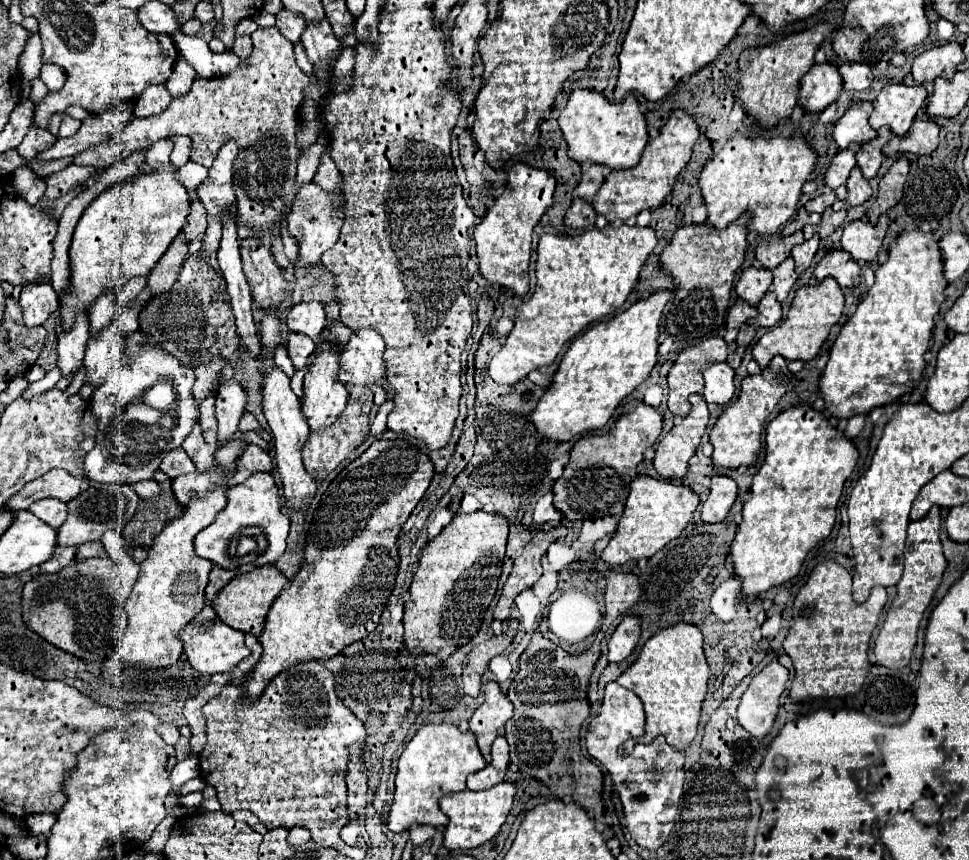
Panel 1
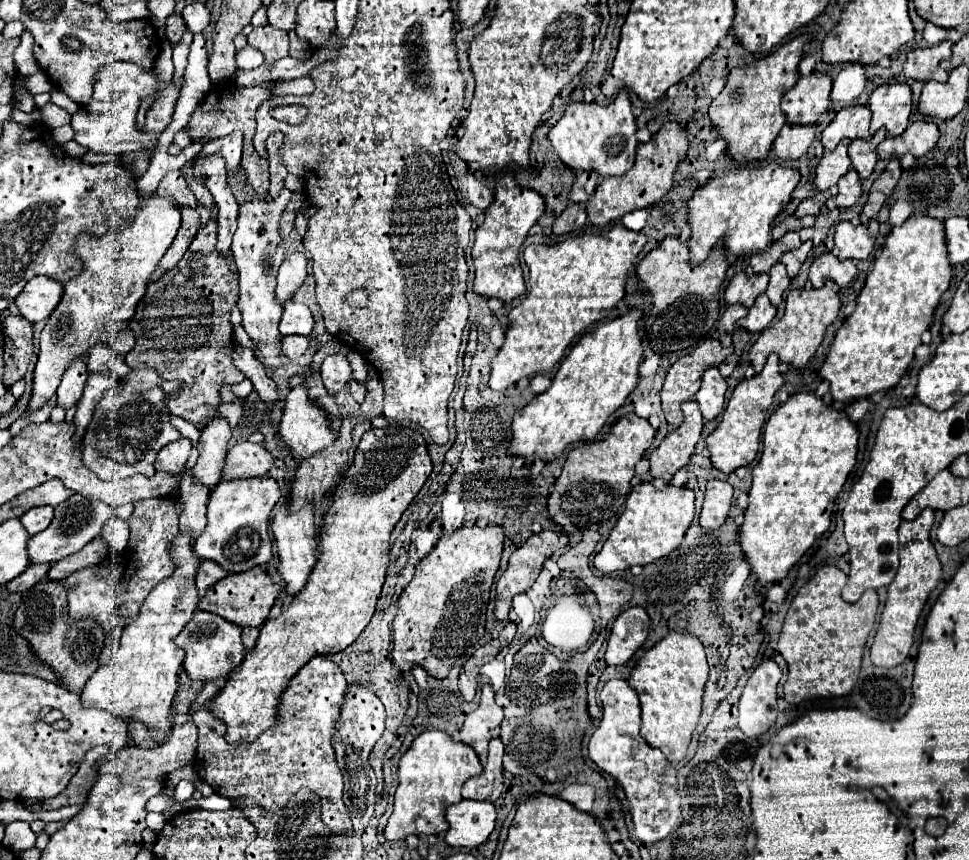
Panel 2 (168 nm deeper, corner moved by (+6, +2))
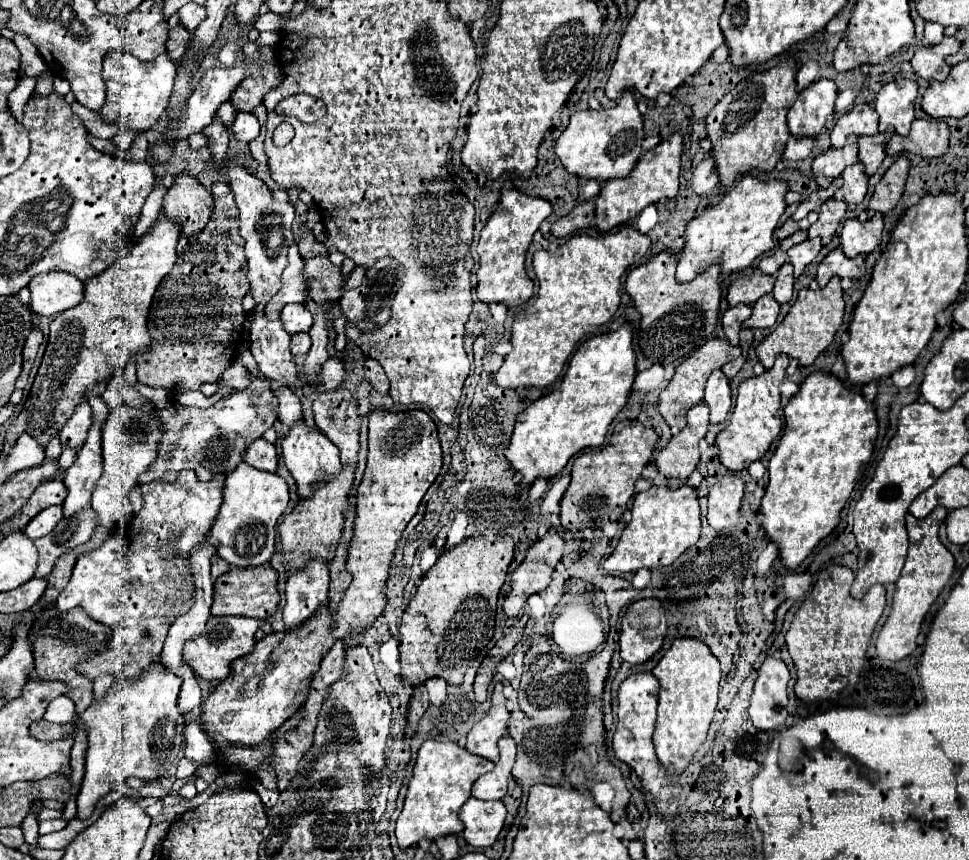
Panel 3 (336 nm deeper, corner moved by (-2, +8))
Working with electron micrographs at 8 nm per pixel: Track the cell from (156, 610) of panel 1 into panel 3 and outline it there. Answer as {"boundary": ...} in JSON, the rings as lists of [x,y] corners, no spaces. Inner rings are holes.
{"boundary":[[[159,662],[151,664],[141,680],[133,684],[117,682],[99,704],[91,704],[81,720],[89,726],[89,748],[85,758],[85,778],[77,796],[77,818],[87,820],[95,804],[127,778],[159,782],[177,768],[183,744],[183,716],[177,708],[181,680],[169,674]]]}

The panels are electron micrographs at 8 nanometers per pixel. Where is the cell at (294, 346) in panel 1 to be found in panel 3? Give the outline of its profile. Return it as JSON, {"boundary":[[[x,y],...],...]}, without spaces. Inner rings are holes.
{"boundary":[[[305,332],[293,334],[289,348],[291,348],[291,354],[293,354],[293,356],[303,356],[303,354],[307,354],[309,348],[311,348],[311,338],[309,338]]]}

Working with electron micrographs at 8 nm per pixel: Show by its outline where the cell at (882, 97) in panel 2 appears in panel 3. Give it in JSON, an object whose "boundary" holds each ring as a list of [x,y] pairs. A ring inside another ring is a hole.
{"boundary":[[[893,80],[889,84],[885,84],[875,98],[875,110],[879,114],[879,132],[885,132],[889,126],[895,128],[897,134],[907,136],[911,122],[913,122],[913,102],[917,96],[917,82],[913,80]]]}

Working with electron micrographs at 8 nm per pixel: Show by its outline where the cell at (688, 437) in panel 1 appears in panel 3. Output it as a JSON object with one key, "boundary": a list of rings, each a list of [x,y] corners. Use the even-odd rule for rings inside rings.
{"boundary":[[[701,402],[687,412],[687,426],[669,440],[659,452],[655,466],[667,478],[669,488],[679,488],[687,482],[699,464],[699,442],[709,426],[709,408]]]}

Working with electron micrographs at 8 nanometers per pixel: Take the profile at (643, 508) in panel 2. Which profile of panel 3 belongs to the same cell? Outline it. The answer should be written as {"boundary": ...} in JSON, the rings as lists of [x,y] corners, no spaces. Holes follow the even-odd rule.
{"boundary":[[[651,486],[633,500],[631,522],[625,526],[615,552],[603,562],[603,568],[611,574],[637,572],[639,568],[657,568],[673,564],[687,548],[699,540],[701,520],[699,520],[699,498],[691,486],[681,486],[677,490],[665,486]]]}

